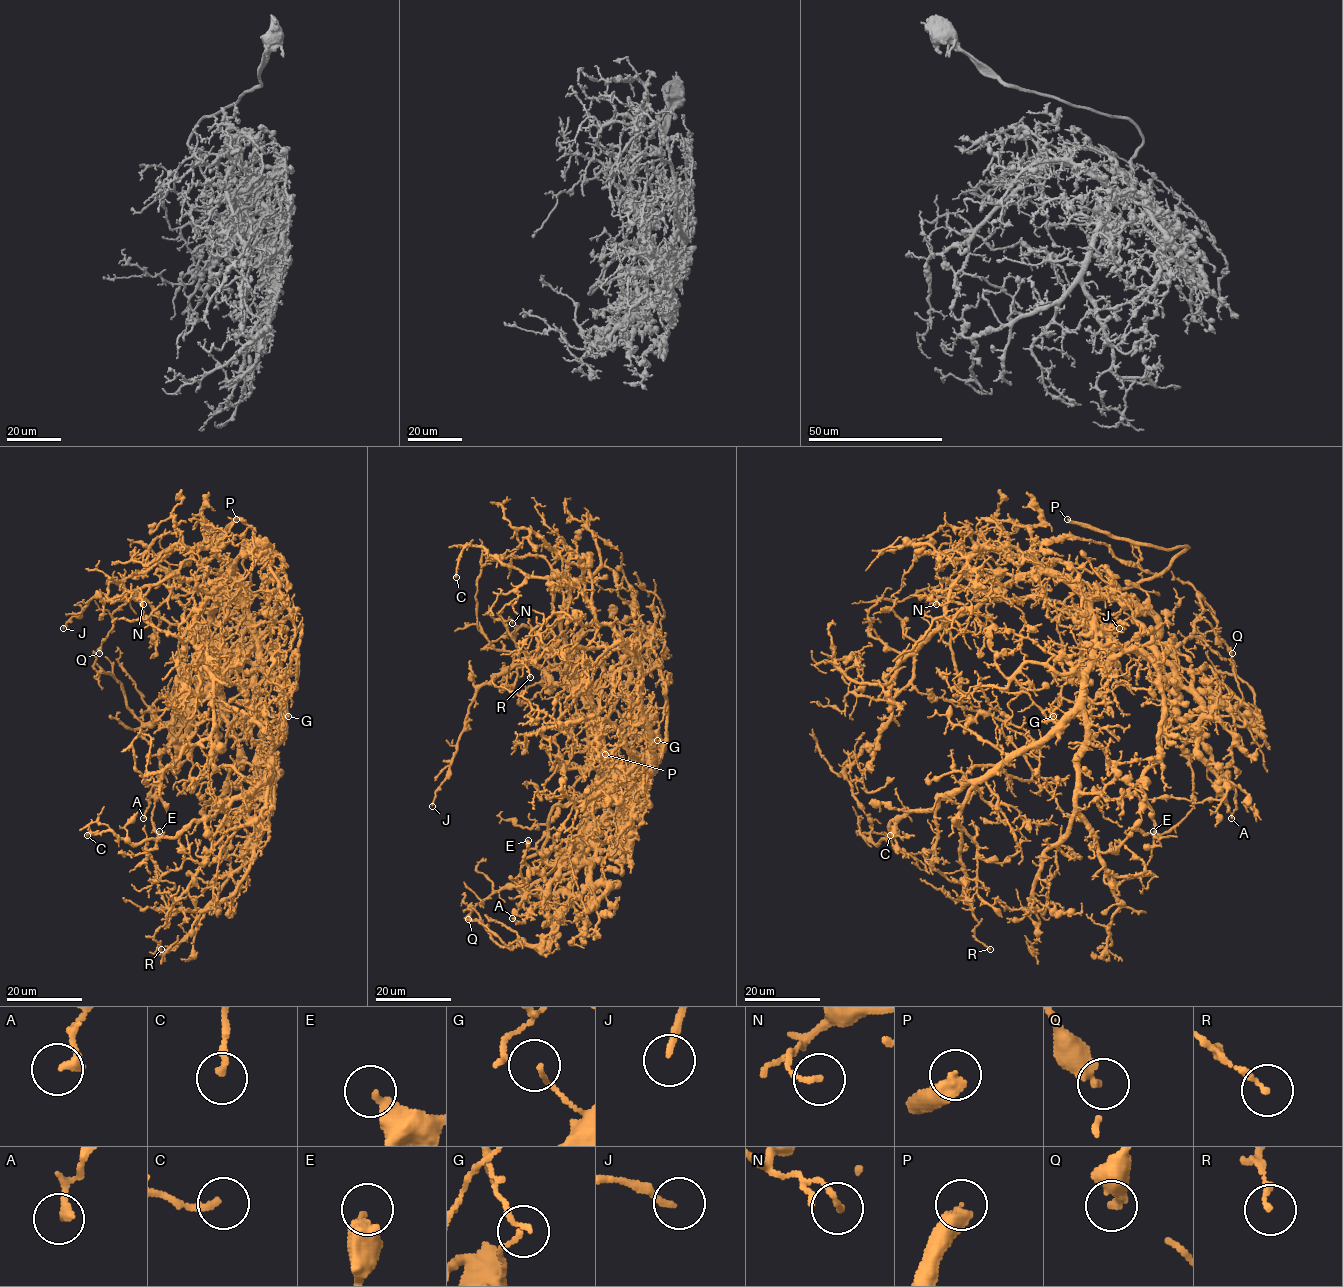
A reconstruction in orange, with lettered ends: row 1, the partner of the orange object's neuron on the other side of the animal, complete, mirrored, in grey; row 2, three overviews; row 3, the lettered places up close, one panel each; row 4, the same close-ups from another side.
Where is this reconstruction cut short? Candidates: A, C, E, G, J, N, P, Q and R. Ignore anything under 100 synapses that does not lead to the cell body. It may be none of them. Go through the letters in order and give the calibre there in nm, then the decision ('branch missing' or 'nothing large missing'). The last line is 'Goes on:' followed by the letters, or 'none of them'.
A: 280 nm | nothing large missing
C: 200 nm | nothing large missing
E: 360 nm | nothing large missing
G: 60 nm | nothing large missing
J: 170 nm | nothing large missing
N: 140 nm | nothing large missing
P: 480 nm | branch missing
Q: 360 nm | nothing large missing
R: 170 nm | nothing large missing
Goes on: P

